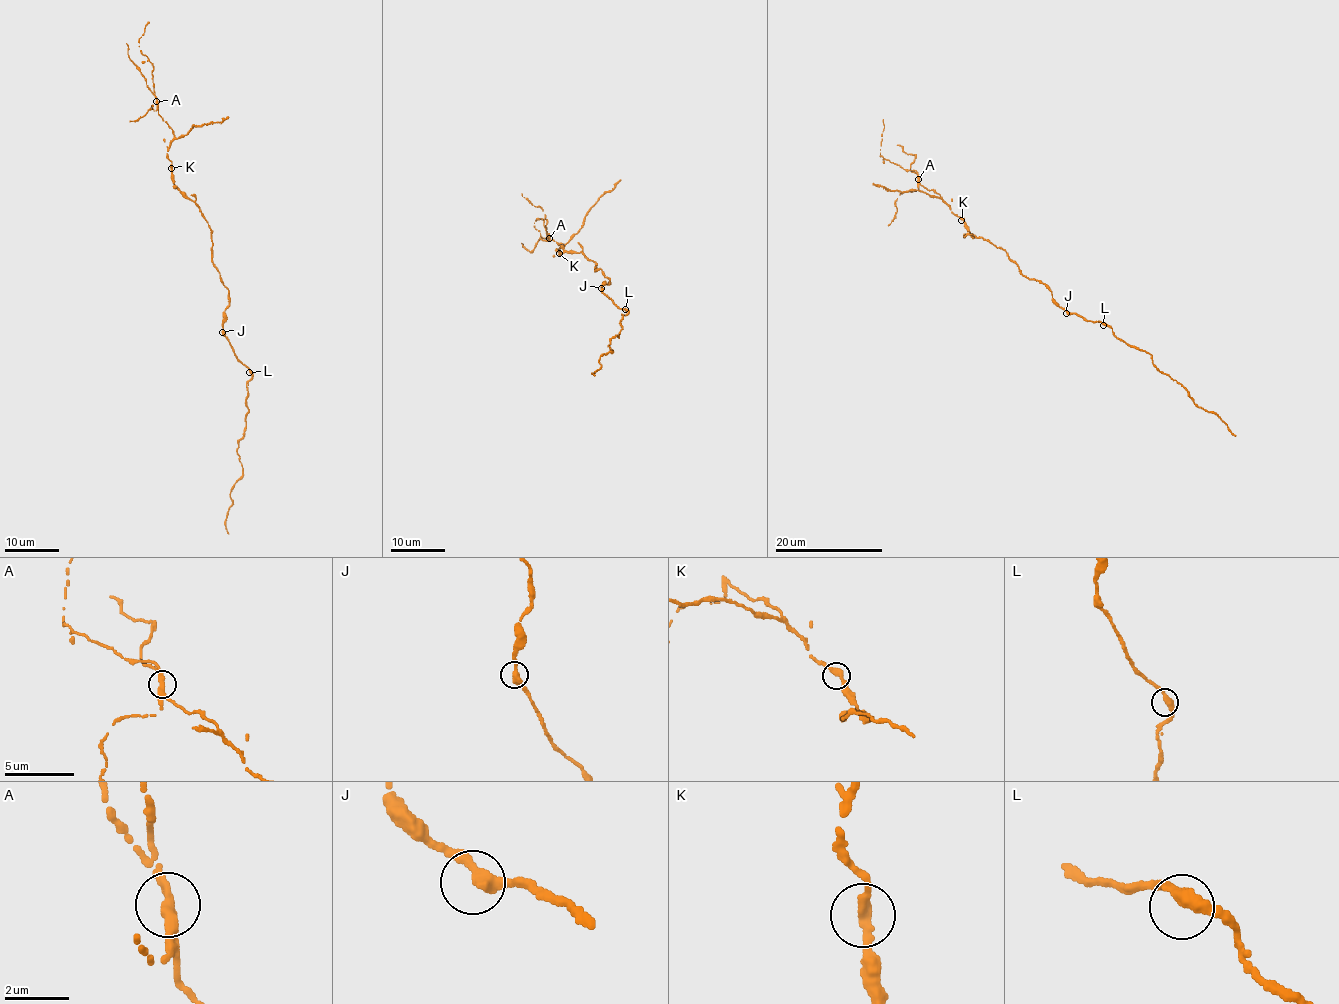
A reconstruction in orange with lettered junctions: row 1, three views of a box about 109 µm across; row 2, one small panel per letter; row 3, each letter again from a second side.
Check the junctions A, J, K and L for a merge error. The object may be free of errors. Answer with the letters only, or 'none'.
A

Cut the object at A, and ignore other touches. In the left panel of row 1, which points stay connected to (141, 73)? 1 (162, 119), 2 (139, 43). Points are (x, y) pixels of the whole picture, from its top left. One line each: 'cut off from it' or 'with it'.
1: with it
2: cut off from it

